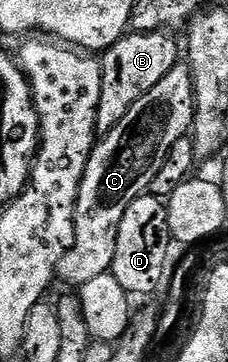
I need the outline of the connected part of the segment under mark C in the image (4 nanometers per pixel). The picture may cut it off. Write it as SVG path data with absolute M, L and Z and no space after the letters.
M179 63L172 67L172 71L168 71L168 75L164 75L164 79L160 79L160 83L156 83L156 87L152 87L152 91L140 95L140 99L132 103L128 115L124 115L124 119L120 119L120 123L116 123L116 127L112 127L112 131L105 133L95 144L78 188L78 202L74 212L74 245L58 264L59 282L81 287L88 283L88 279L96 279L96 275L111 272L120 219L124 219L124 211L132 207L134 200L149 190L152 179L159 173L160 167L164 167L164 159L168 159L168 151L176 139L187 136L193 130L194 106L194 75L190 72L189 64Z

